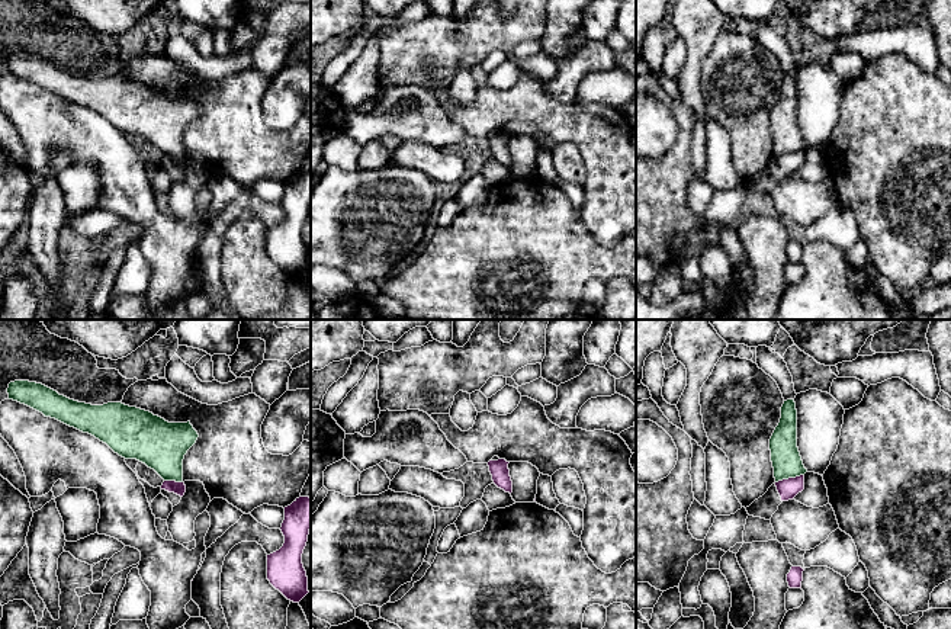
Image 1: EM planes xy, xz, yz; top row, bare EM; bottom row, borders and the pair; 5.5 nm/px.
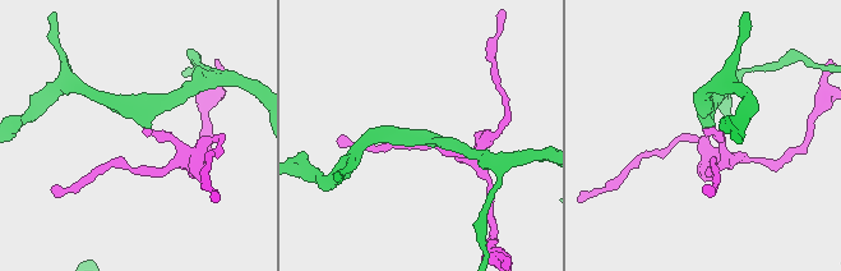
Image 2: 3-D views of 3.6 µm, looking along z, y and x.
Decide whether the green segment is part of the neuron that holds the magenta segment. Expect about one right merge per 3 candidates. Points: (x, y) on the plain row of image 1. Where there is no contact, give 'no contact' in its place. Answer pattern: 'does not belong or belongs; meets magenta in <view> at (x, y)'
does not belong; meets magenta in yz at (789, 153)

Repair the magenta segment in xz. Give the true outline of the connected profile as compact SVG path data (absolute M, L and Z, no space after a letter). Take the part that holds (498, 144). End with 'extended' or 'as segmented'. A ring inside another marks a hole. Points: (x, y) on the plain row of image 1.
M498 134L498 135L489 135L488 141L489 141L489 147L492 150L492 155L494 158L504 164L505 167L513 167L513 155L510 151L510 144L508 144L508 138L505 134Z; as segmented

